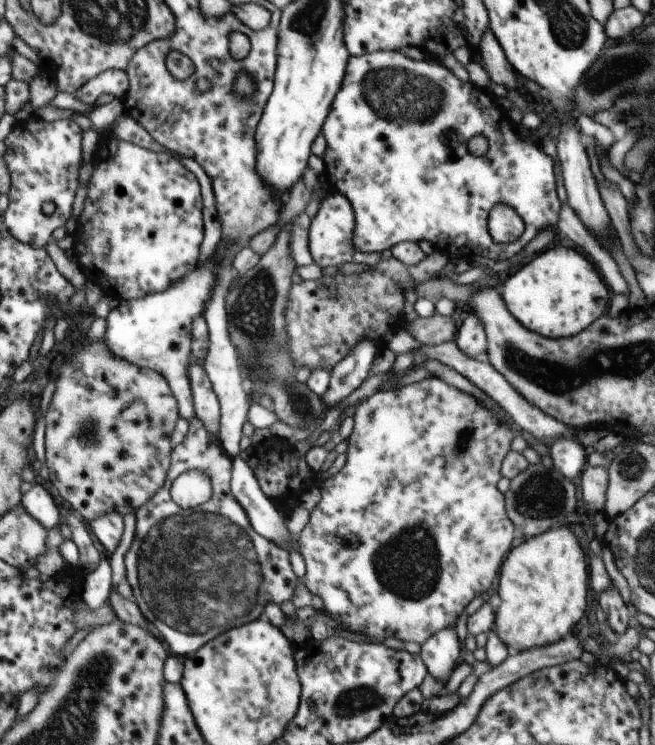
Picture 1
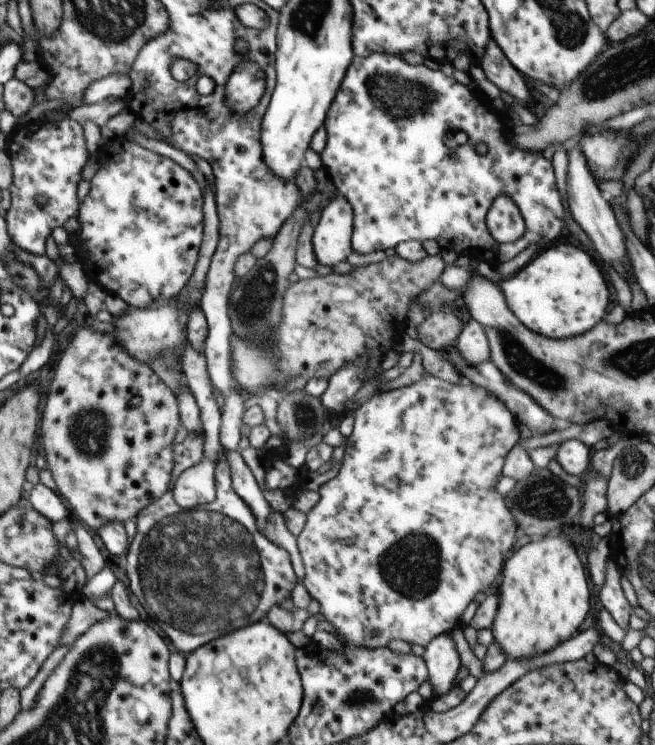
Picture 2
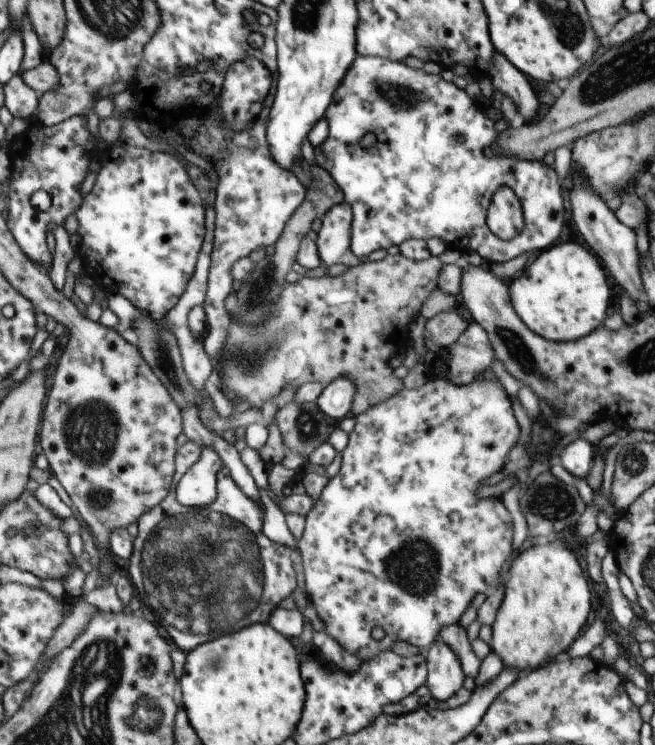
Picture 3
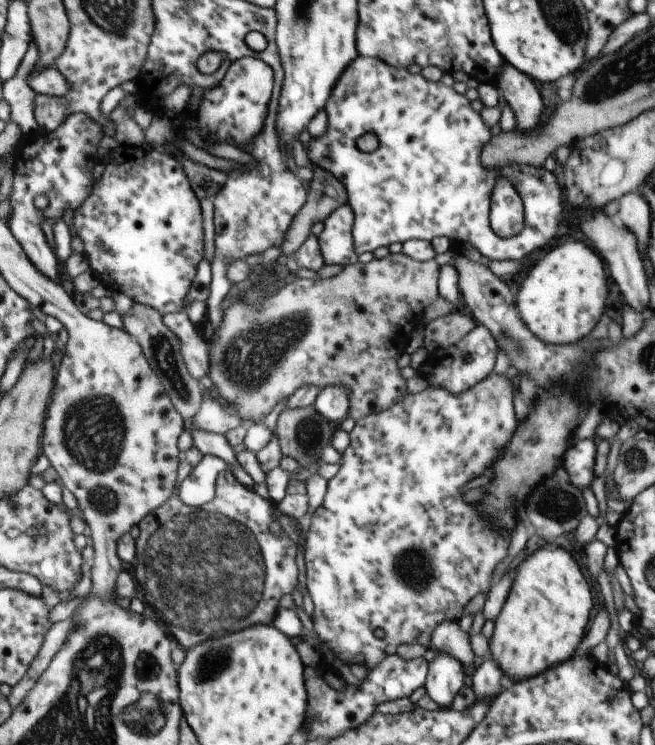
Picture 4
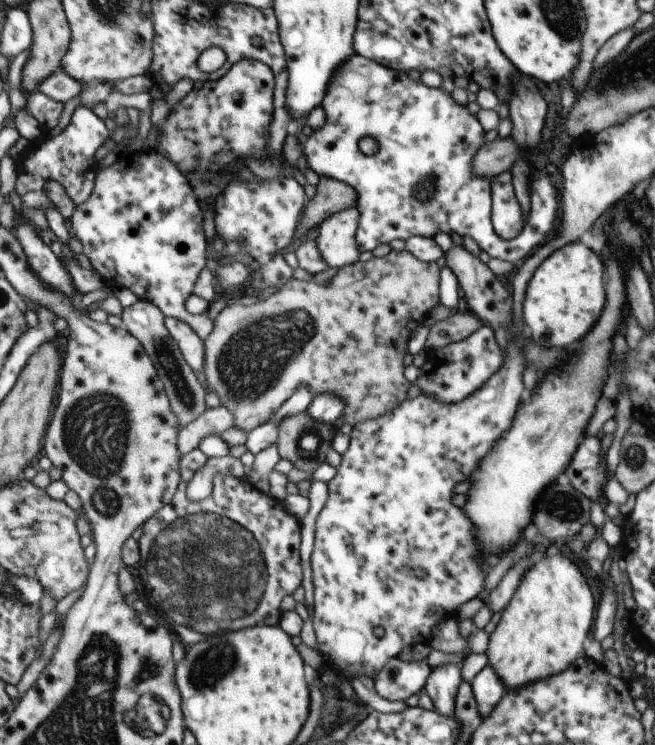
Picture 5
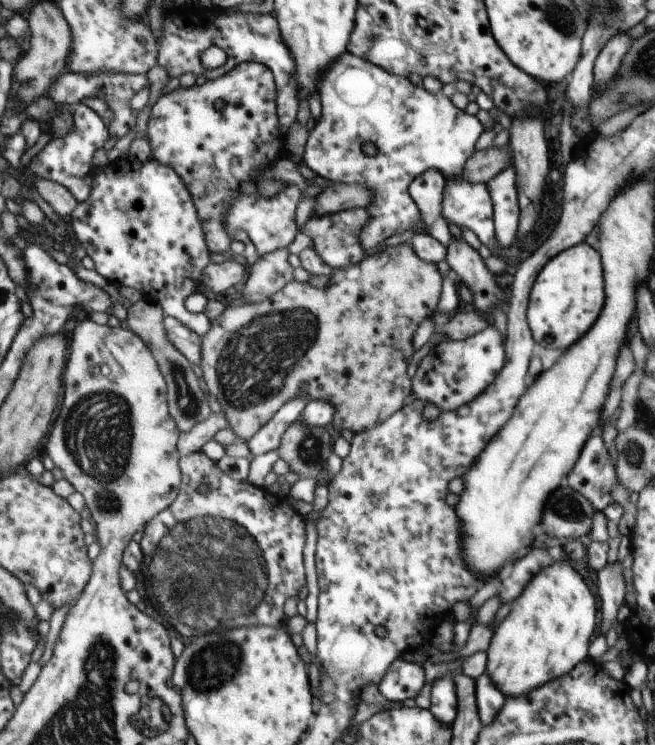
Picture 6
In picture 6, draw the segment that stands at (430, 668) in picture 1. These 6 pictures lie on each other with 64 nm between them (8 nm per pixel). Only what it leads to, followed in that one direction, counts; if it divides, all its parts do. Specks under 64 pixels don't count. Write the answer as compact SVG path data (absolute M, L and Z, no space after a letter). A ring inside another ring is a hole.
M452 675L444 676L432 684L431 705L429 706L432 716L452 728L457 715L456 686Z

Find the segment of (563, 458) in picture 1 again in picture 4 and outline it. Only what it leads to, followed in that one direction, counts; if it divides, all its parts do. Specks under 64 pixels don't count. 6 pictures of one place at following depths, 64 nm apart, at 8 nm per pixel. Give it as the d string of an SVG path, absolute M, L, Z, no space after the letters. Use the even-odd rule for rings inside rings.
M589 438L574 442L564 454L563 468L569 476L569 481L578 490L590 489L594 480L596 453L596 439Z

